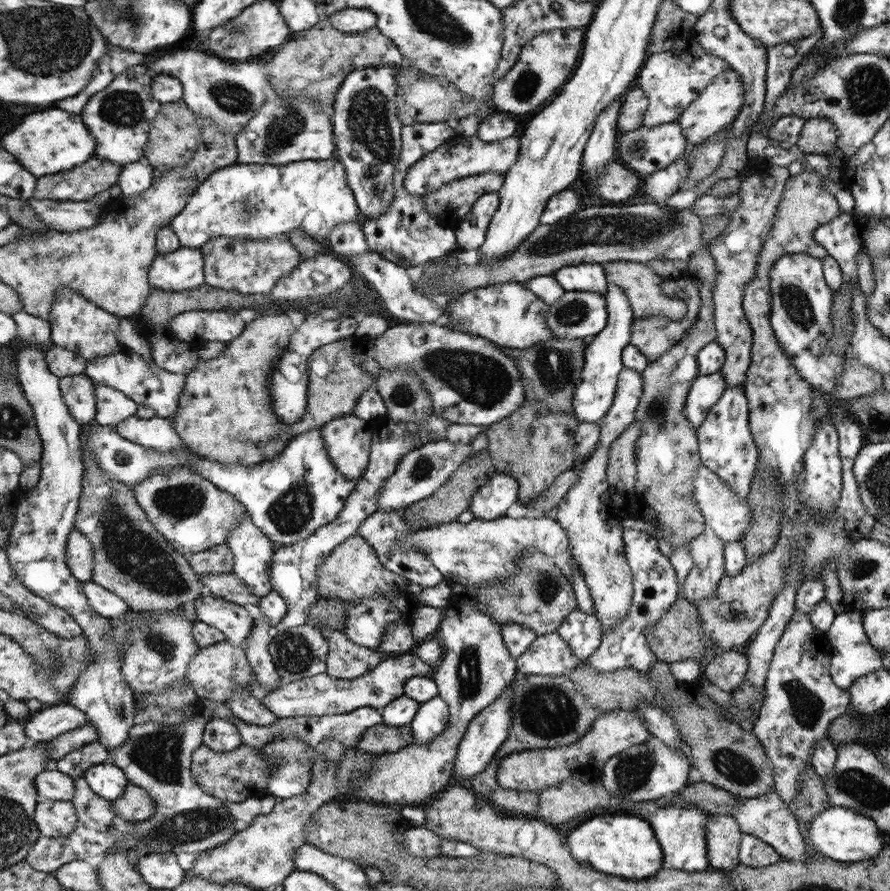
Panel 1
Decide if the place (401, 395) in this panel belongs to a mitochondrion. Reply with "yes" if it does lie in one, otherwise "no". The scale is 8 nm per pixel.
yes

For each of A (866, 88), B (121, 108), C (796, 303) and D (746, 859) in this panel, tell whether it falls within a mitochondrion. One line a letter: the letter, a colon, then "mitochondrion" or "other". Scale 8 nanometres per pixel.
A: mitochondrion
B: mitochondrion
C: mitochondrion
D: other

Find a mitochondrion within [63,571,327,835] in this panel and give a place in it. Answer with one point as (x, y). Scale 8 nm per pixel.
(157, 752)

